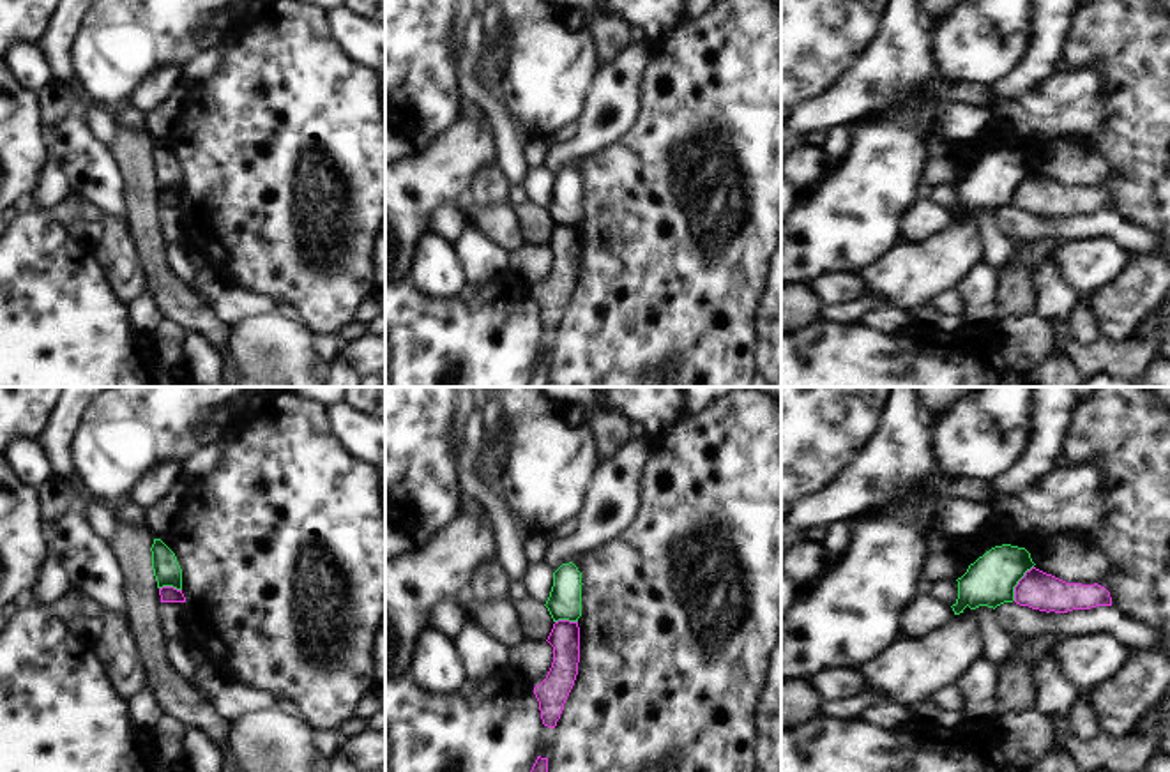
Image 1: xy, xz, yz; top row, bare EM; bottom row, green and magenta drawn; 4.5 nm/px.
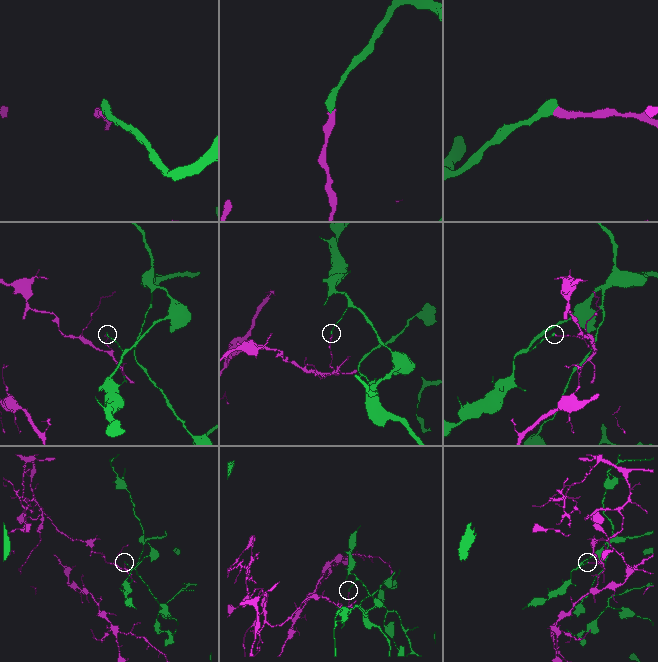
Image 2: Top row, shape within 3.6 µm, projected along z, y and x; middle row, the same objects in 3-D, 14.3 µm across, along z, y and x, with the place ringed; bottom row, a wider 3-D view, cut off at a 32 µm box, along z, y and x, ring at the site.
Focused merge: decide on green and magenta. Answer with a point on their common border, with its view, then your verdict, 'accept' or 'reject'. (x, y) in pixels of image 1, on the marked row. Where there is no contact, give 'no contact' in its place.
contact yz (1017, 583); reject

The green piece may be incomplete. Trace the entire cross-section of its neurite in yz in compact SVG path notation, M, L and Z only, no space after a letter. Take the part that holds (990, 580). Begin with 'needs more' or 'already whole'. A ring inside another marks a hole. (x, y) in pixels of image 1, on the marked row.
already whole; M1002 544L995 546L969 565L958 578L958 599L951 606L954 615L969 606L997 608L1014 601L1014 587L1036 564L1025 548Z

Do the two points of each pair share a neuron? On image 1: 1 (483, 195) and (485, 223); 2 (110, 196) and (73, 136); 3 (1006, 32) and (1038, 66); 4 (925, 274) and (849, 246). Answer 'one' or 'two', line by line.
1: two
2: one
3: two
4: two

